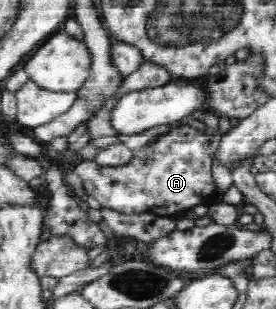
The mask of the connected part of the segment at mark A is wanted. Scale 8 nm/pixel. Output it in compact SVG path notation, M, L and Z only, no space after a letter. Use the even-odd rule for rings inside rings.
M188 125L173 128L155 144L136 151L134 160L124 168L102 168L94 161L79 160L72 169L82 179L87 194L101 207L124 216L155 214L174 217L199 204L214 204L216 194L212 177L212 148L204 131Z

